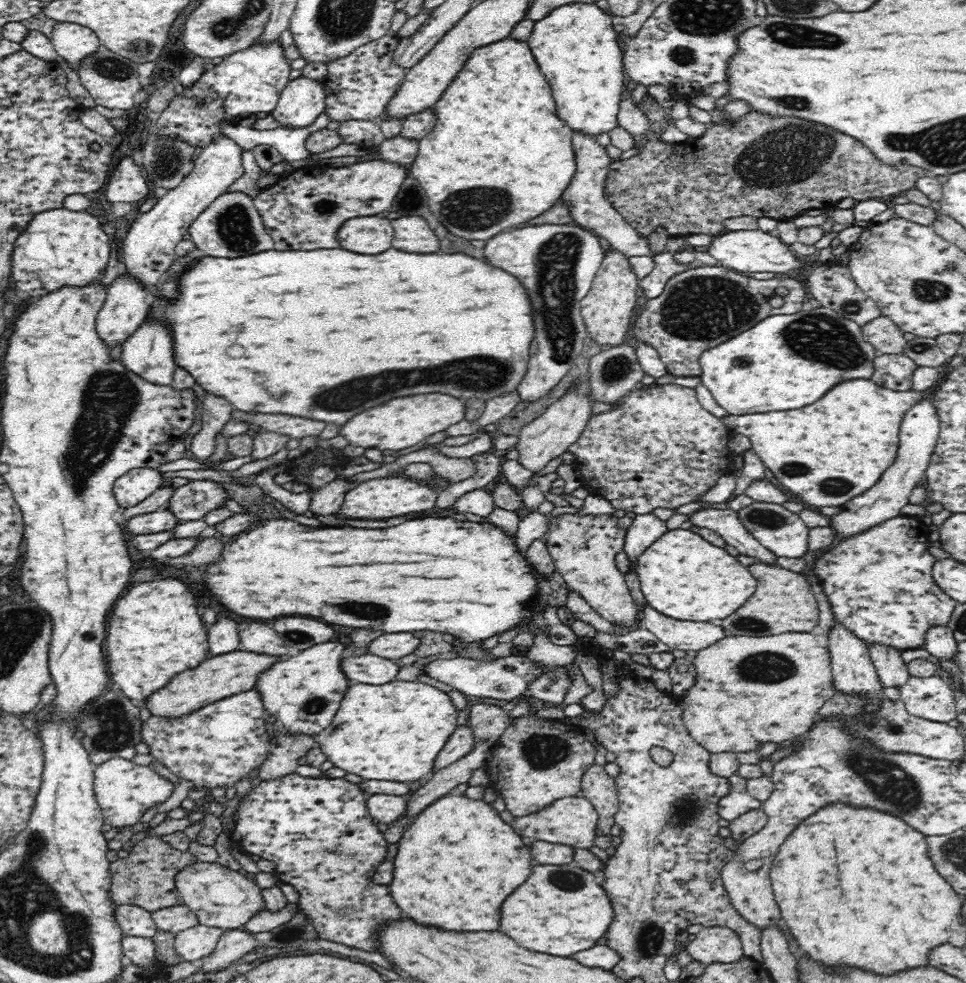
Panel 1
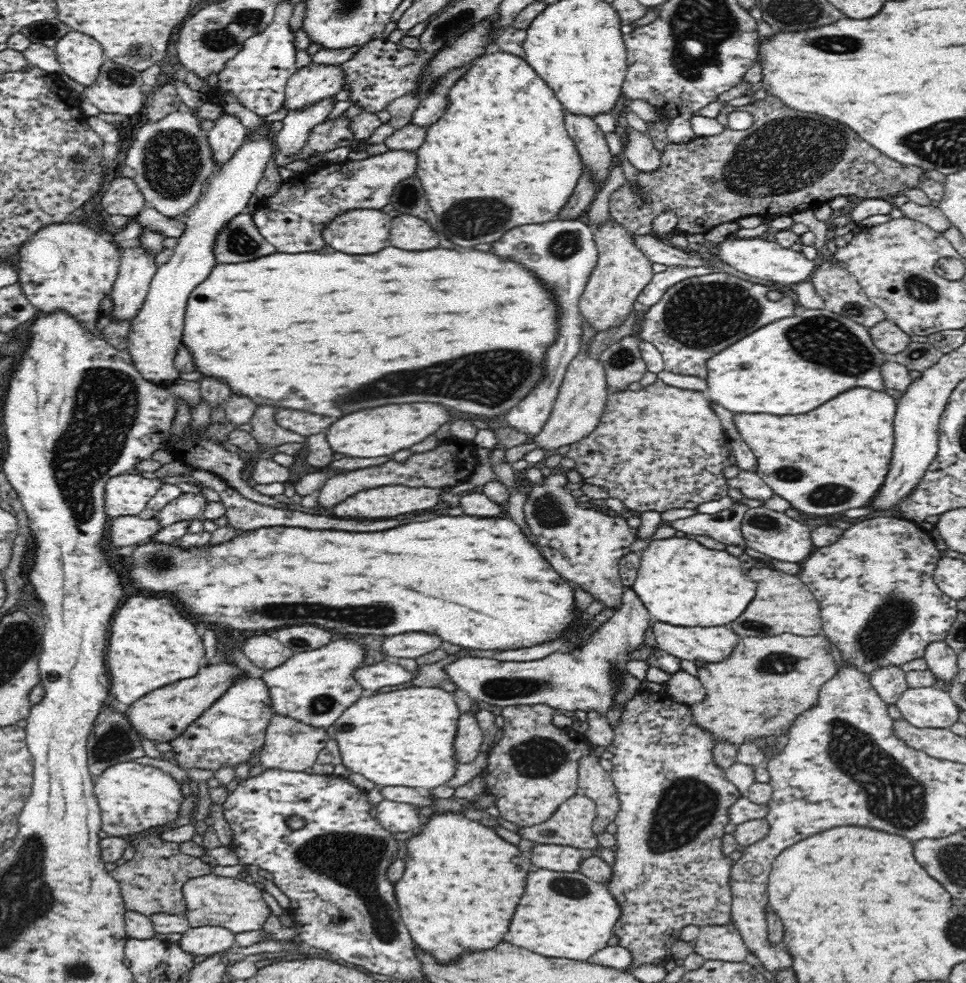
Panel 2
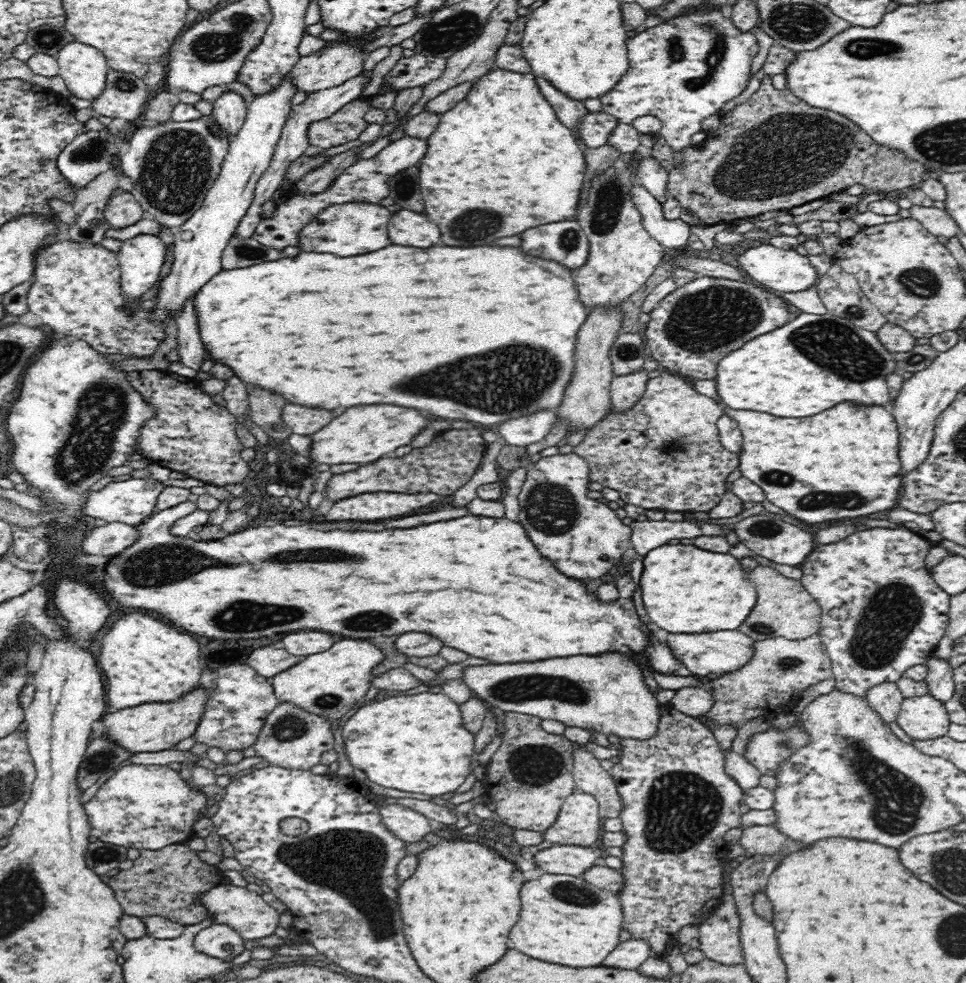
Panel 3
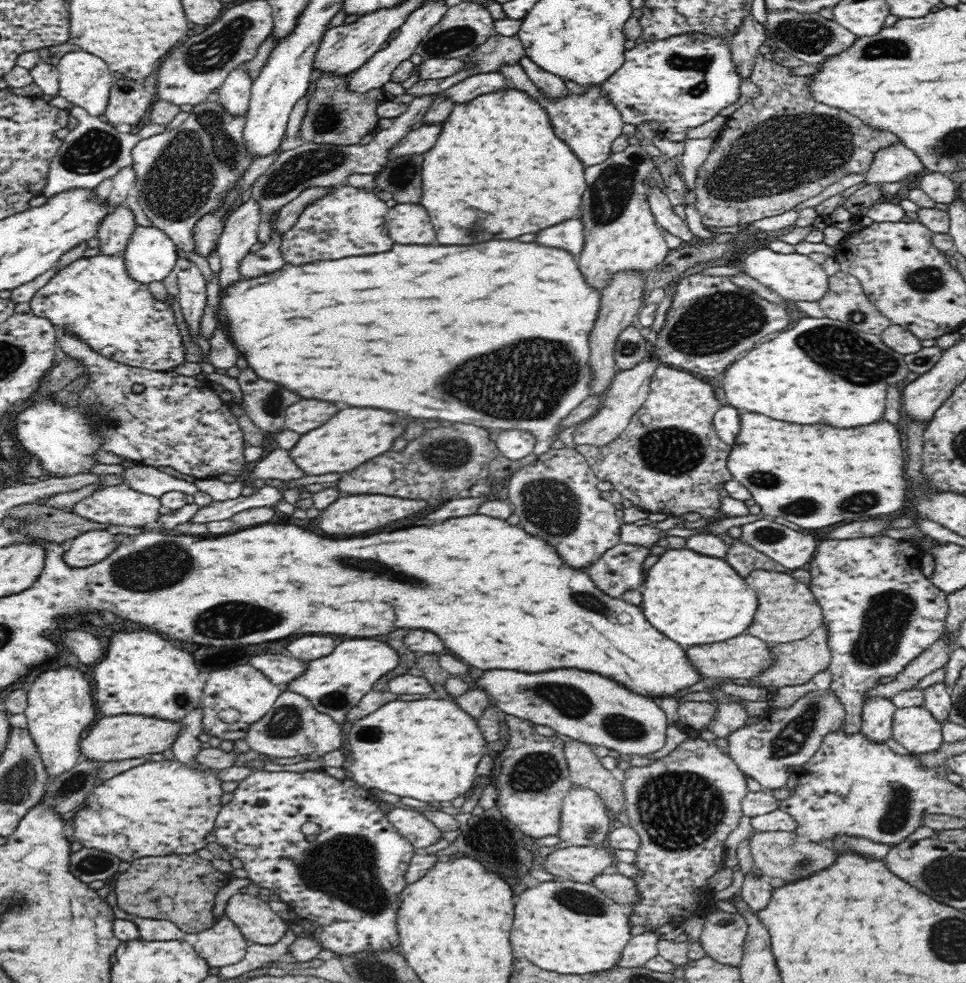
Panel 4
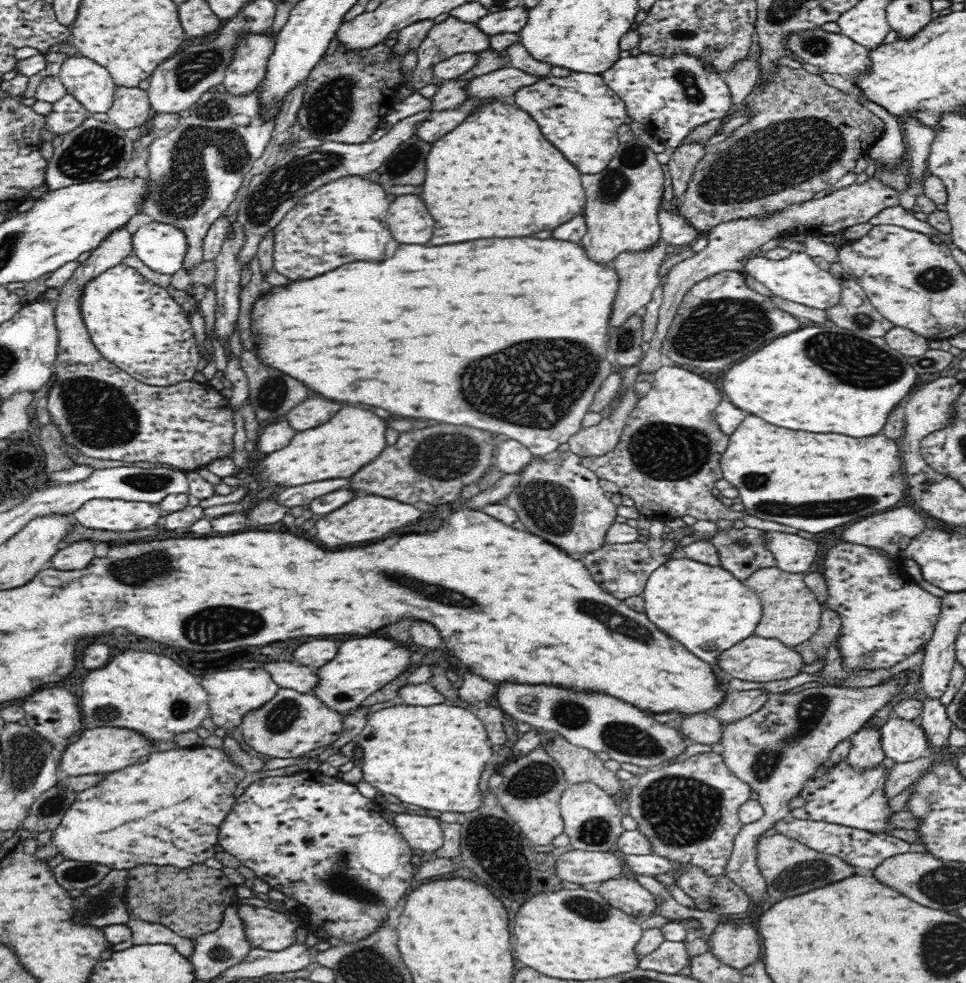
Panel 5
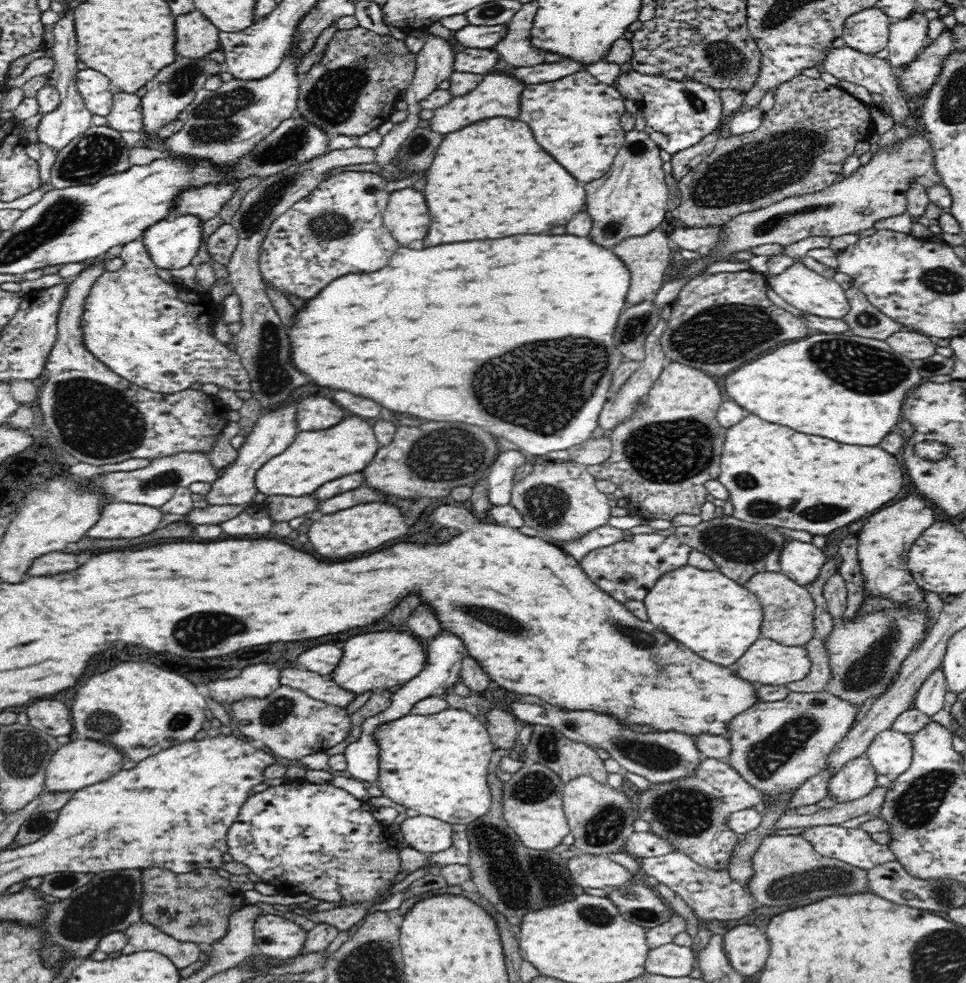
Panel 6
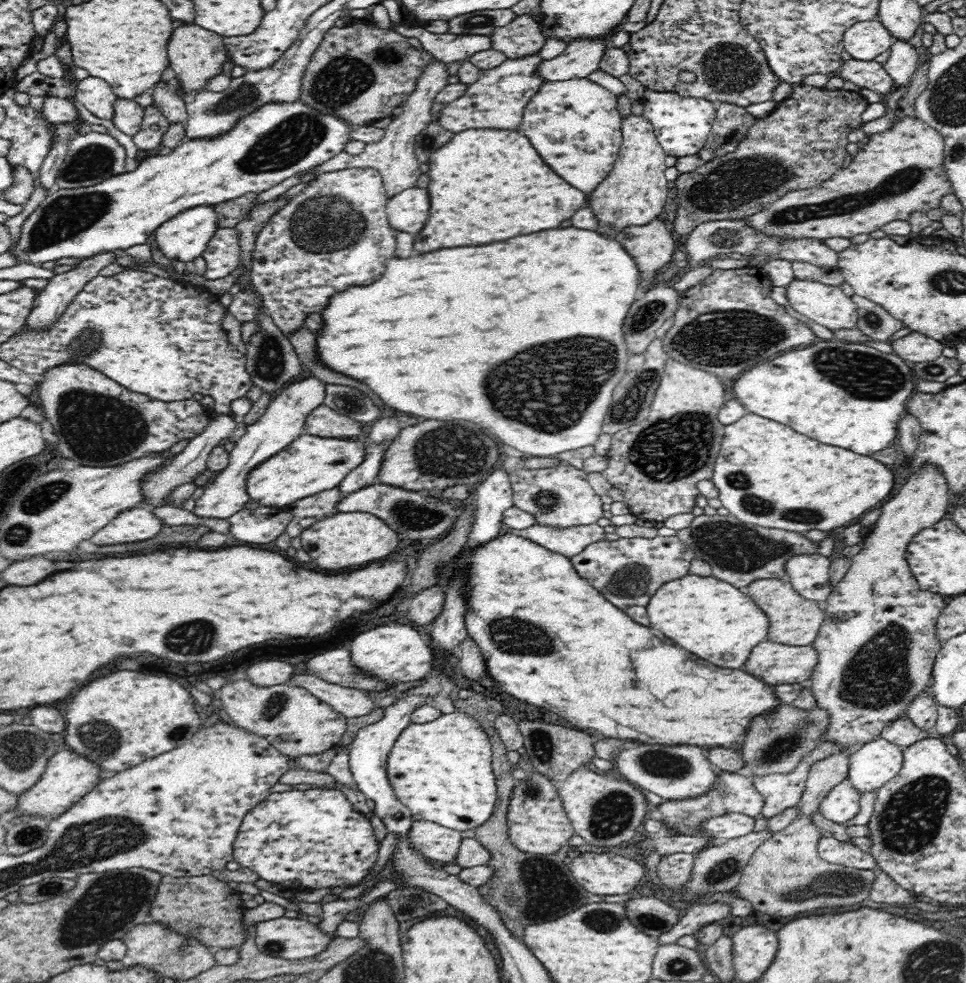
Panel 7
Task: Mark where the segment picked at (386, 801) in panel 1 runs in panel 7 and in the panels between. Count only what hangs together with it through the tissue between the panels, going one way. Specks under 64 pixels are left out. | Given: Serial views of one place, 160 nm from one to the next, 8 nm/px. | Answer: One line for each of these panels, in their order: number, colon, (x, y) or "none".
2: (396, 817)
3: (410, 826)
4: (419, 830)
5: (424, 832)
6: (428, 835)
7: (434, 841)

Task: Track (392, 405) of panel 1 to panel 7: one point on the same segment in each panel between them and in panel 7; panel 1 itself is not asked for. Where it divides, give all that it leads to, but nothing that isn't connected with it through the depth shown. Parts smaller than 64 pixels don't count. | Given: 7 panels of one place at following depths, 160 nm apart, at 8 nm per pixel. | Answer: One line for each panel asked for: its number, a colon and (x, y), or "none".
2: (382, 431)
3: (359, 436)
4: (354, 435)
5: (354, 437)
6: (315, 458)
7: (310, 464)

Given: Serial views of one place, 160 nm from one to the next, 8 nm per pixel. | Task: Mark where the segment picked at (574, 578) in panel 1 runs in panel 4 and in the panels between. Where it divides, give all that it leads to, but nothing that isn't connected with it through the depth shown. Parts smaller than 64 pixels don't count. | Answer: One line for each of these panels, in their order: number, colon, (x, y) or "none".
2: (586, 544)
3: (584, 537)
4: (556, 497)

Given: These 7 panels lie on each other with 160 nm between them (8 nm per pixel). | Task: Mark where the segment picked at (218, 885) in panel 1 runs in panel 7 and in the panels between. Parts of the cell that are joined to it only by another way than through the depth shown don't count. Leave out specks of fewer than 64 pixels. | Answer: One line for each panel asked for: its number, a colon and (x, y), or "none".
2: (235, 904)
3: (243, 909)
4: (252, 915)
5: (265, 929)
6: (275, 937)
7: (292, 939)

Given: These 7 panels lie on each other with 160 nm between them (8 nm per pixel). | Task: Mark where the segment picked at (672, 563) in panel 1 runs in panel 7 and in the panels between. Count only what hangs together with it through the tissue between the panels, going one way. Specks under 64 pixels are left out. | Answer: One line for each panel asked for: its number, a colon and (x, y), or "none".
2: (682, 583)
3: (685, 589)
4: (695, 599)
5: (703, 606)
6: (714, 616)
7: (710, 618)

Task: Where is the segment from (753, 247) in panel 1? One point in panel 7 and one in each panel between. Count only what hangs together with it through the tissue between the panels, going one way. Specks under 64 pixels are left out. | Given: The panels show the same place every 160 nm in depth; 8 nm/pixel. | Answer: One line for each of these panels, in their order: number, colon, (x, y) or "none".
2: (760, 257)
3: (777, 269)
4: (795, 277)
5: (797, 278)
6: (814, 294)
7: (827, 305)

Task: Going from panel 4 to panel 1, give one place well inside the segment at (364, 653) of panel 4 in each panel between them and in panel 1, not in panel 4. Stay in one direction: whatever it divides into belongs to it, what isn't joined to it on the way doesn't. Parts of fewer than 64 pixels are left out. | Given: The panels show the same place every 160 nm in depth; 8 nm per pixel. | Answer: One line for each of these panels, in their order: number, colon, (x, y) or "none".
1: (303, 693)
2: (316, 687)
3: (329, 684)

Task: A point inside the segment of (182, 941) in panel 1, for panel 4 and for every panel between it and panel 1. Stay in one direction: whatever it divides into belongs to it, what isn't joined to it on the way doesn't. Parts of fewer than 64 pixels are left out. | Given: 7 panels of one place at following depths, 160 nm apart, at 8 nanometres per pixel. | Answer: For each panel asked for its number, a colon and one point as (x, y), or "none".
2: (207, 941)
3: (220, 941)
4: (224, 944)

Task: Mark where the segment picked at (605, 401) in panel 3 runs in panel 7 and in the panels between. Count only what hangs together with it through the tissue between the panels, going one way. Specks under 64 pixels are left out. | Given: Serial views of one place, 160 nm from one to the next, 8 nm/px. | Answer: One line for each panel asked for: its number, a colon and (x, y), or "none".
4: (621, 300)
5: (638, 272)
6: (647, 256)
7: (651, 245)

